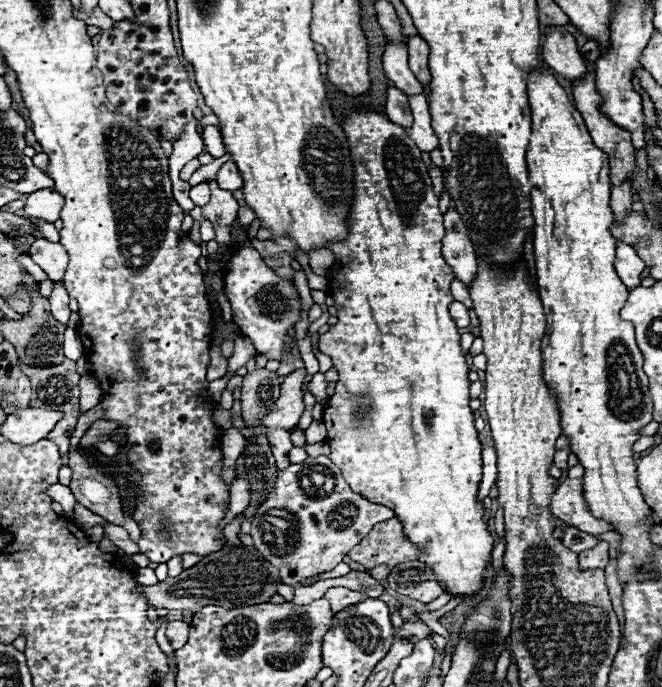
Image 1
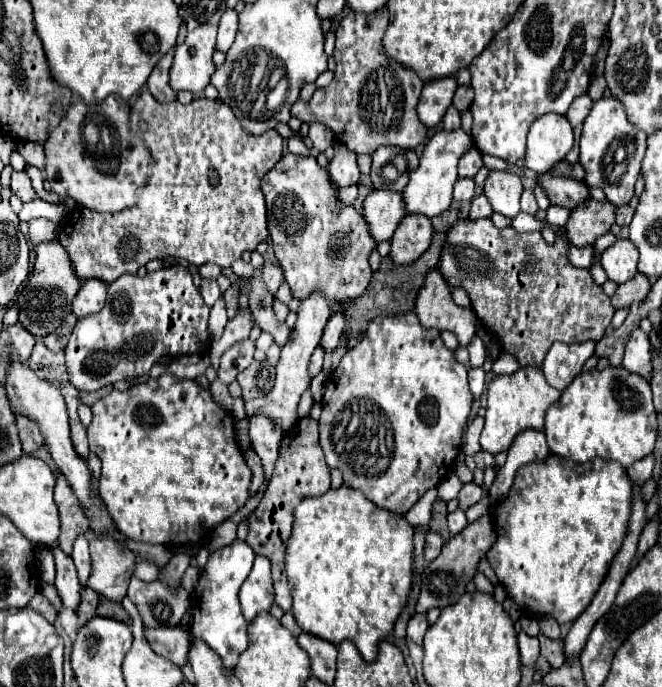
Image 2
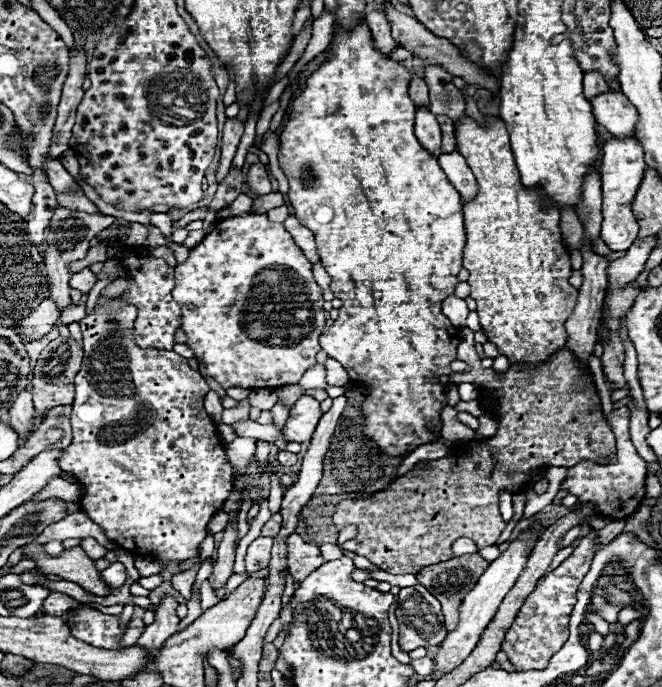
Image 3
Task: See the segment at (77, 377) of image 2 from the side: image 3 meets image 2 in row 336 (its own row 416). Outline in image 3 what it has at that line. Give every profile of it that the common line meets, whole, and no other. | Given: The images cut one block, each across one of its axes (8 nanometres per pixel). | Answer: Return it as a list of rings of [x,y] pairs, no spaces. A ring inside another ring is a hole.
[[[100,298],[94,312],[88,314],[80,322],[82,334],[84,334],[84,362],[82,362],[82,370],[76,374],[76,380],[74,380],[76,396],[74,396],[72,412],[70,412],[74,438],[72,438],[72,444],[68,448],[64,448],[64,452],[58,456],[58,466],[64,472],[78,478],[78,482],[82,484],[84,494],[86,494],[80,500],[82,510],[92,518],[92,522],[96,522],[104,528],[106,536],[112,542],[116,542],[118,546],[122,546],[126,550],[136,550],[138,556],[154,556],[160,562],[166,562],[166,560],[182,562],[192,556],[198,556],[198,544],[206,538],[206,524],[210,522],[210,518],[216,512],[220,512],[222,504],[226,502],[228,494],[232,492],[232,466],[226,460],[224,444],[218,438],[216,426],[204,410],[204,396],[210,390],[206,380],[200,376],[200,372],[196,372],[188,366],[186,358],[182,358],[176,352],[158,352],[156,348],[146,348],[146,350],[138,348],[130,336],[134,318],[136,318],[136,308],[132,304],[126,304],[122,298],[112,298],[112,300]]]

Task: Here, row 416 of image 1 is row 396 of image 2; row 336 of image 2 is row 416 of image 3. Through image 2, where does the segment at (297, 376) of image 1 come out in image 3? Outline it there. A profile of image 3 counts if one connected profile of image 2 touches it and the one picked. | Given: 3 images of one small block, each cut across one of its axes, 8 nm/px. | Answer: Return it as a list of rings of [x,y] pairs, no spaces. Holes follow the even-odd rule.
[[[304,394],[290,408],[290,418],[286,420],[286,426],[282,428],[282,432],[290,442],[308,444],[318,420],[320,420],[320,416],[322,416],[320,402],[314,400],[312,396]]]

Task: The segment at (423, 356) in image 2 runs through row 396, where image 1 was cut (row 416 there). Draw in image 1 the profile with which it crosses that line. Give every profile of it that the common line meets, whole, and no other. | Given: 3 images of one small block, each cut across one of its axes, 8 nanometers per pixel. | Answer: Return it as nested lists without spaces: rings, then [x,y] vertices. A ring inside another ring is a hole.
[[[354,112],[344,122],[342,128],[348,136],[352,160],[354,160],[354,204],[350,212],[350,232],[348,238],[342,242],[334,242],[328,248],[334,252],[336,262],[328,272],[330,278],[330,294],[334,296],[334,306],[338,310],[338,322],[330,326],[326,334],[320,336],[320,352],[328,354],[332,358],[334,368],[338,370],[338,382],[336,382],[336,394],[326,400],[324,406],[324,424],[328,428],[328,446],[330,446],[330,460],[342,470],[344,480],[350,484],[354,492],[364,496],[366,500],[374,504],[384,504],[390,510],[394,510],[396,518],[404,524],[404,534],[412,544],[420,548],[422,554],[418,554],[418,560],[426,562],[434,574],[436,580],[442,584],[442,588],[452,596],[470,598],[478,594],[484,588],[484,576],[486,566],[490,562],[490,552],[494,546],[494,538],[488,530],[488,524],[484,522],[484,504],[478,502],[478,488],[482,480],[482,446],[478,442],[478,432],[474,428],[474,414],[470,410],[470,380],[468,380],[468,364],[460,348],[460,334],[450,320],[448,306],[454,302],[450,294],[450,282],[454,280],[452,268],[442,258],[442,238],[444,238],[444,226],[442,226],[442,214],[438,210],[438,198],[432,192],[432,182],[428,176],[428,168],[424,166],[420,158],[420,150],[410,140],[408,132],[396,124],[392,124],[384,114],[378,112]]]

